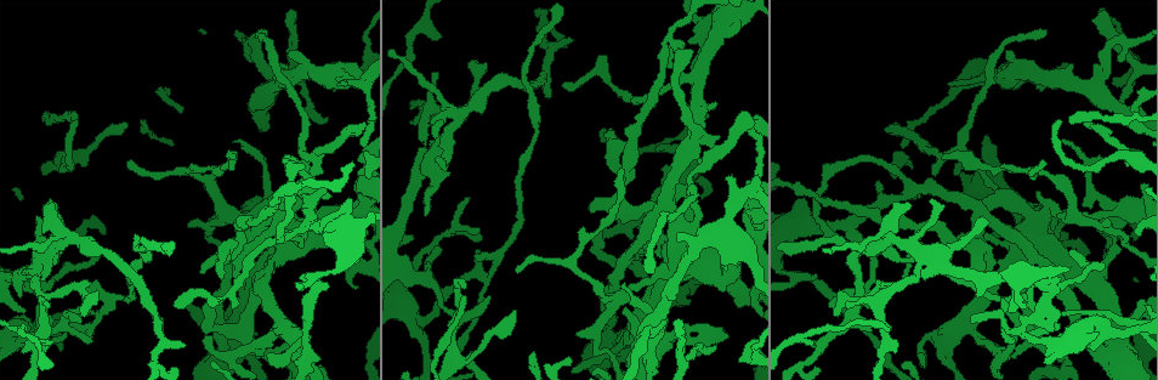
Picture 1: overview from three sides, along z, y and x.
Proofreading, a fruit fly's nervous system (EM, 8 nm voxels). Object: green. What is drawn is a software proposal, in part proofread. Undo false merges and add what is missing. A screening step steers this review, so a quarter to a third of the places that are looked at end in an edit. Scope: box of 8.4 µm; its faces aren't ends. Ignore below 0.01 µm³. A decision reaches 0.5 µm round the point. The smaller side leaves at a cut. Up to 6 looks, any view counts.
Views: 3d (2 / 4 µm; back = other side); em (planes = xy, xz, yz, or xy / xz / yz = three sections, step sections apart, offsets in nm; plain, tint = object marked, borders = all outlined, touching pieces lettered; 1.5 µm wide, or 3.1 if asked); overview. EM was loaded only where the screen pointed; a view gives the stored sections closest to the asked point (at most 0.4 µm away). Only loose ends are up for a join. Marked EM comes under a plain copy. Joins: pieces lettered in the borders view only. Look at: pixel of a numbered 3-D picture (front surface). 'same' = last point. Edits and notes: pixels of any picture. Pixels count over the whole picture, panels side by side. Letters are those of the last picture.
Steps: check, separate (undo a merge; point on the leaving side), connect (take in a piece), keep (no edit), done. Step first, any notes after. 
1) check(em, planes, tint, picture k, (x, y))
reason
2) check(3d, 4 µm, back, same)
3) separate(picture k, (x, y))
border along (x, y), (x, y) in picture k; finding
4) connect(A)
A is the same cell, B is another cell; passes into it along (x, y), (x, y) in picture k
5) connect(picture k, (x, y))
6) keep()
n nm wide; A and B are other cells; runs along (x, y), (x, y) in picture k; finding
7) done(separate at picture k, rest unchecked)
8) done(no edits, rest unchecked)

check(em, yz, step 8, tint, picture 1, (299, 240))
sudden change in width

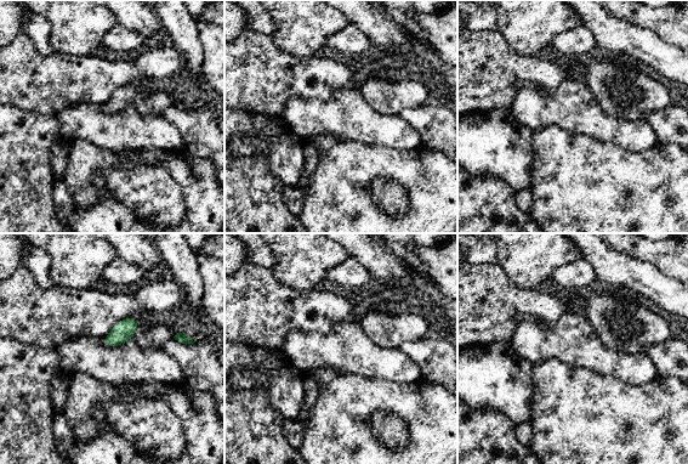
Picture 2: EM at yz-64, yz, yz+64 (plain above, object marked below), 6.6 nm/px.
check(em, xz, step 8, borders, same)
cut it another way

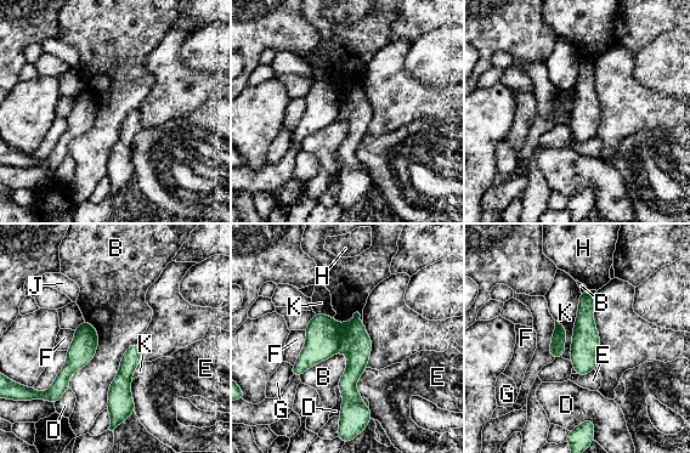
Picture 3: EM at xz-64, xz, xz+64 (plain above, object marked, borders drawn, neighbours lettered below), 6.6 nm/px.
keep()
K touches over 460 nm; B, D, E, F, G, H, J and K are other cells; border along (581, 293), (575, 321), (571, 361) in picture 3; one neuron here

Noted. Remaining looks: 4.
check(em, yz, step 8, borders, picture 1, (64, 336))
tapers out

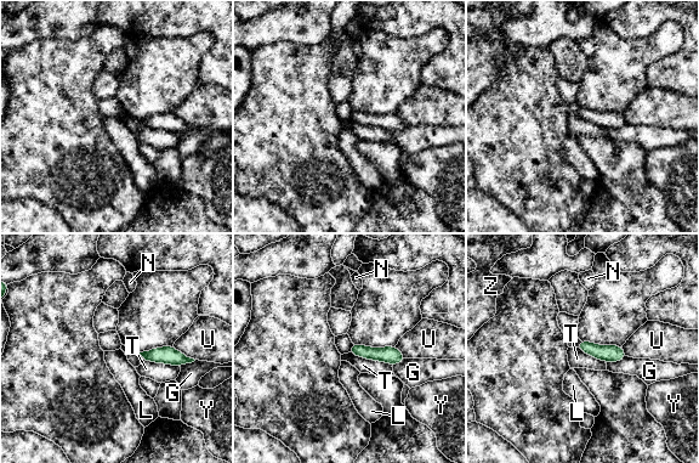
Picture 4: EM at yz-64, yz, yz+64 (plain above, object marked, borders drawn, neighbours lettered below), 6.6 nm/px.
check(em, xy, step 4, borders, same)
cut it another way

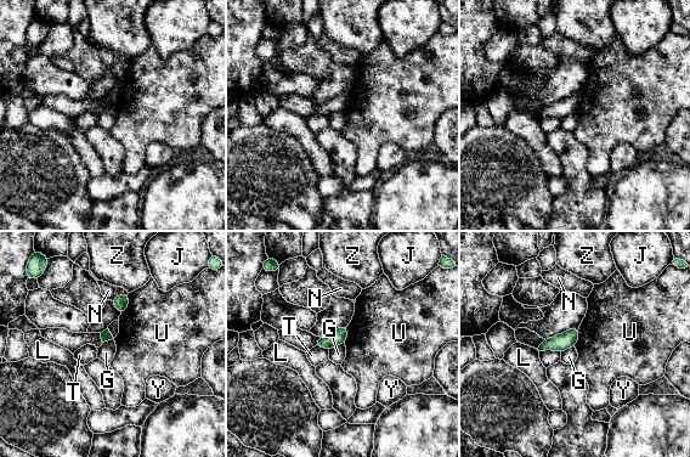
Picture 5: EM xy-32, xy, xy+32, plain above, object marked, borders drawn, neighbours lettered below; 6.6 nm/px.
keep()
G, J, L, N, T, U, Y and Z are other cells; border along (129, 293), (129, 305), (120, 315) in picture 5; no lettered piece goes on from it

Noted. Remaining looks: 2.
done(no edits, rest unchecked)

